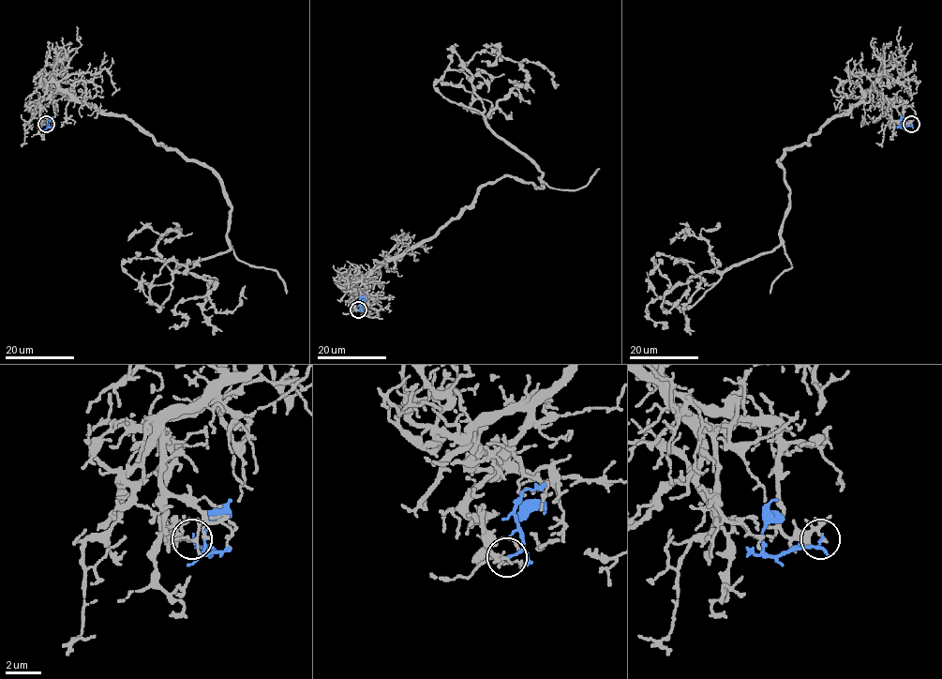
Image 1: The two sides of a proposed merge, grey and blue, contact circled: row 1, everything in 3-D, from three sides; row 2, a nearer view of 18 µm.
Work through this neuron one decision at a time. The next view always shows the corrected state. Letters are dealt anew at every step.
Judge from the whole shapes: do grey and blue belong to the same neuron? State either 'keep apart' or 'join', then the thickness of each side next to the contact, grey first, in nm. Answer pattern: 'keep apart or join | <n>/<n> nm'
keep apart | 180/100 nm

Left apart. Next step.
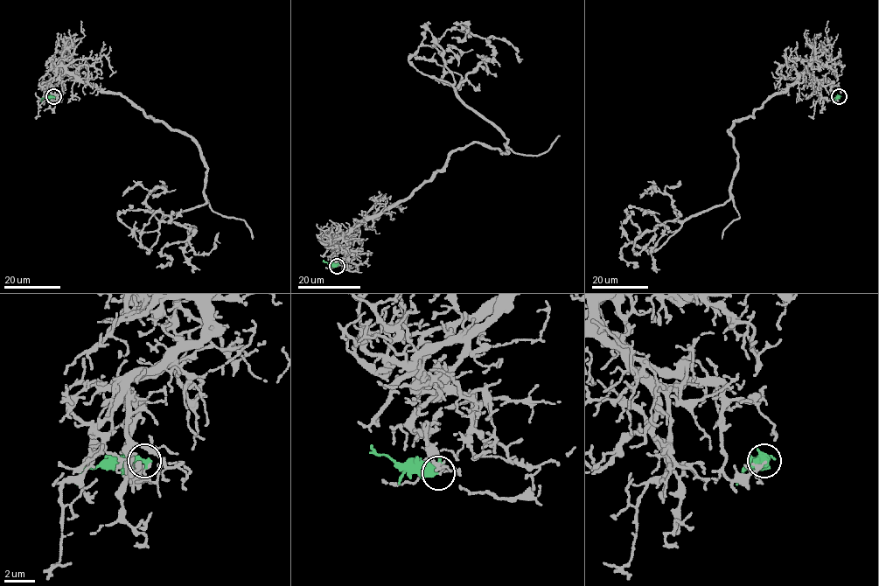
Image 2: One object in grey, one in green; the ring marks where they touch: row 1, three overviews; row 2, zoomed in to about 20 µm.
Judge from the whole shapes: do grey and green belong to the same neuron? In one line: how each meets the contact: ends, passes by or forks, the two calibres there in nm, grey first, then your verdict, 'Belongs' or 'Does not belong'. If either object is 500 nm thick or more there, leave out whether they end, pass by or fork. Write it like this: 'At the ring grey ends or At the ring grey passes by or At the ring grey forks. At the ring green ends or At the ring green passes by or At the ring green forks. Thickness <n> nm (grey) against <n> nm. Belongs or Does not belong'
Thickness 200 nm (grey) against 550 nm. Does not belong

